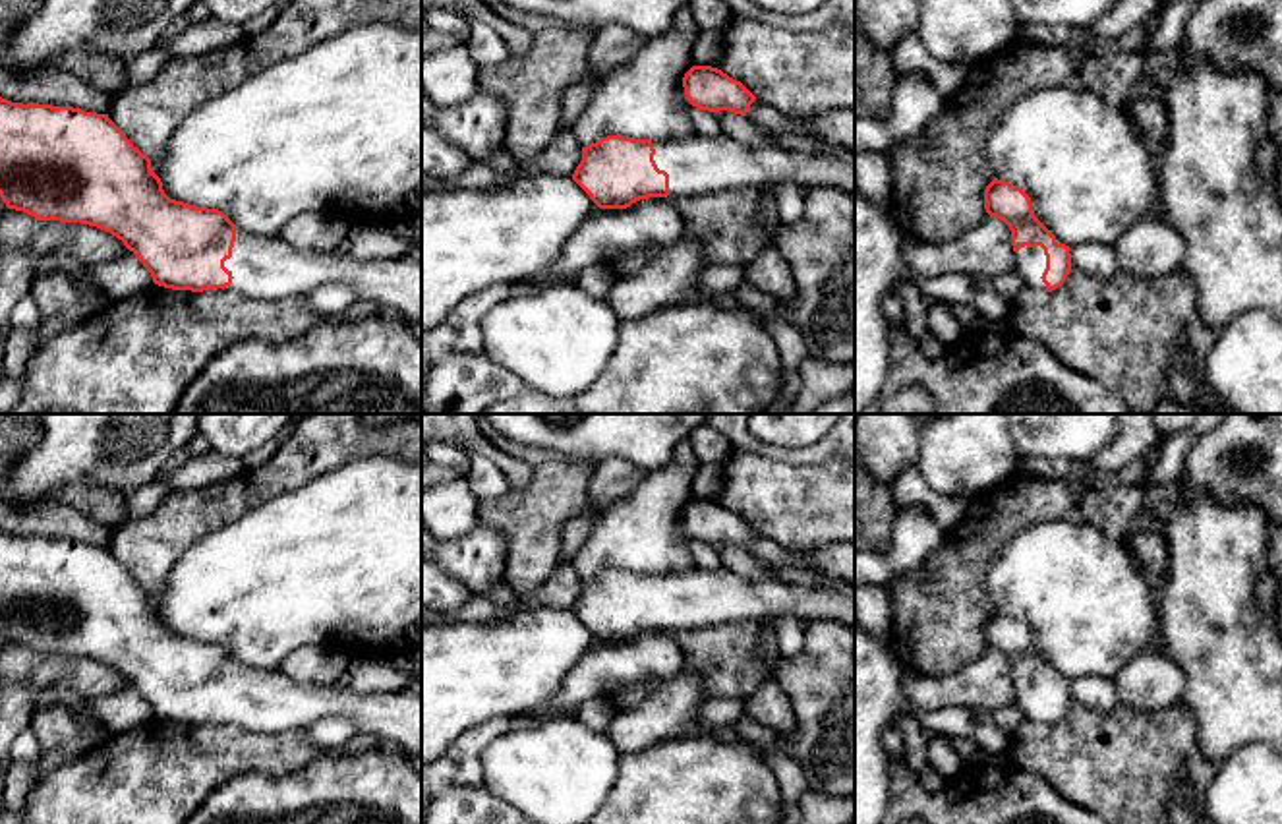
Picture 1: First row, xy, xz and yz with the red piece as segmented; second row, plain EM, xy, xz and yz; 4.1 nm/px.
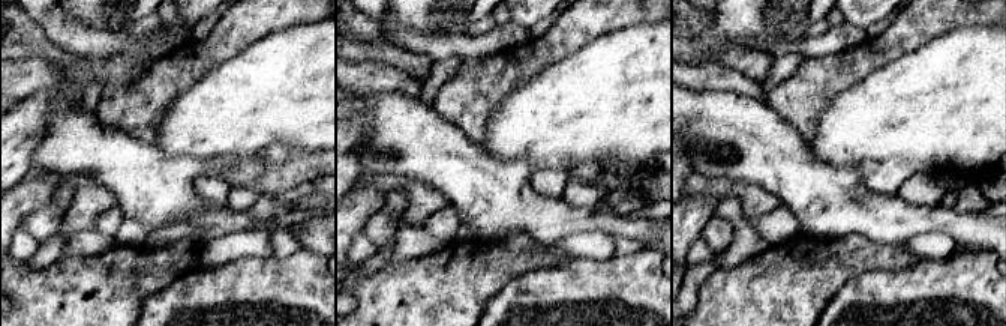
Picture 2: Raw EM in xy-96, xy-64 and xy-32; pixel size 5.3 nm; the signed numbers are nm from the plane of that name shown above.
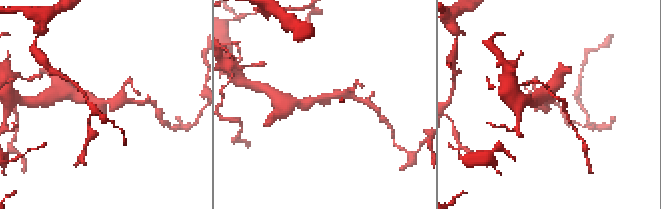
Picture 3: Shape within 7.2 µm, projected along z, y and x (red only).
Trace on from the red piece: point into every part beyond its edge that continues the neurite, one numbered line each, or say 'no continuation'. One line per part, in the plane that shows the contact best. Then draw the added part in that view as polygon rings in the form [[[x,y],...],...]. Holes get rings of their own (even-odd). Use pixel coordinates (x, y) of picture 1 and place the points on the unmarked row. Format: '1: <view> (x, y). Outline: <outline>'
1: yz (1029, 697). Outline: [[[1025,679],[1019,685],[1013,685],[1013,704],[1023,714],[1025,721],[1036,725],[1048,725],[1046,718],[1040,712],[1044,702],[1046,702],[1046,689],[1040,679],[1036,681]]]

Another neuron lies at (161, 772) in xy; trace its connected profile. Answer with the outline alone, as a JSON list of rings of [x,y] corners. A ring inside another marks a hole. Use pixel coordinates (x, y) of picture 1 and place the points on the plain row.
[[[153,716],[135,729],[108,735],[75,760],[37,780],[25,797],[23,824],[186,824],[207,795],[234,776],[246,772],[292,774],[323,754],[327,752],[313,745],[304,729],[255,733],[226,721],[191,725]]]

